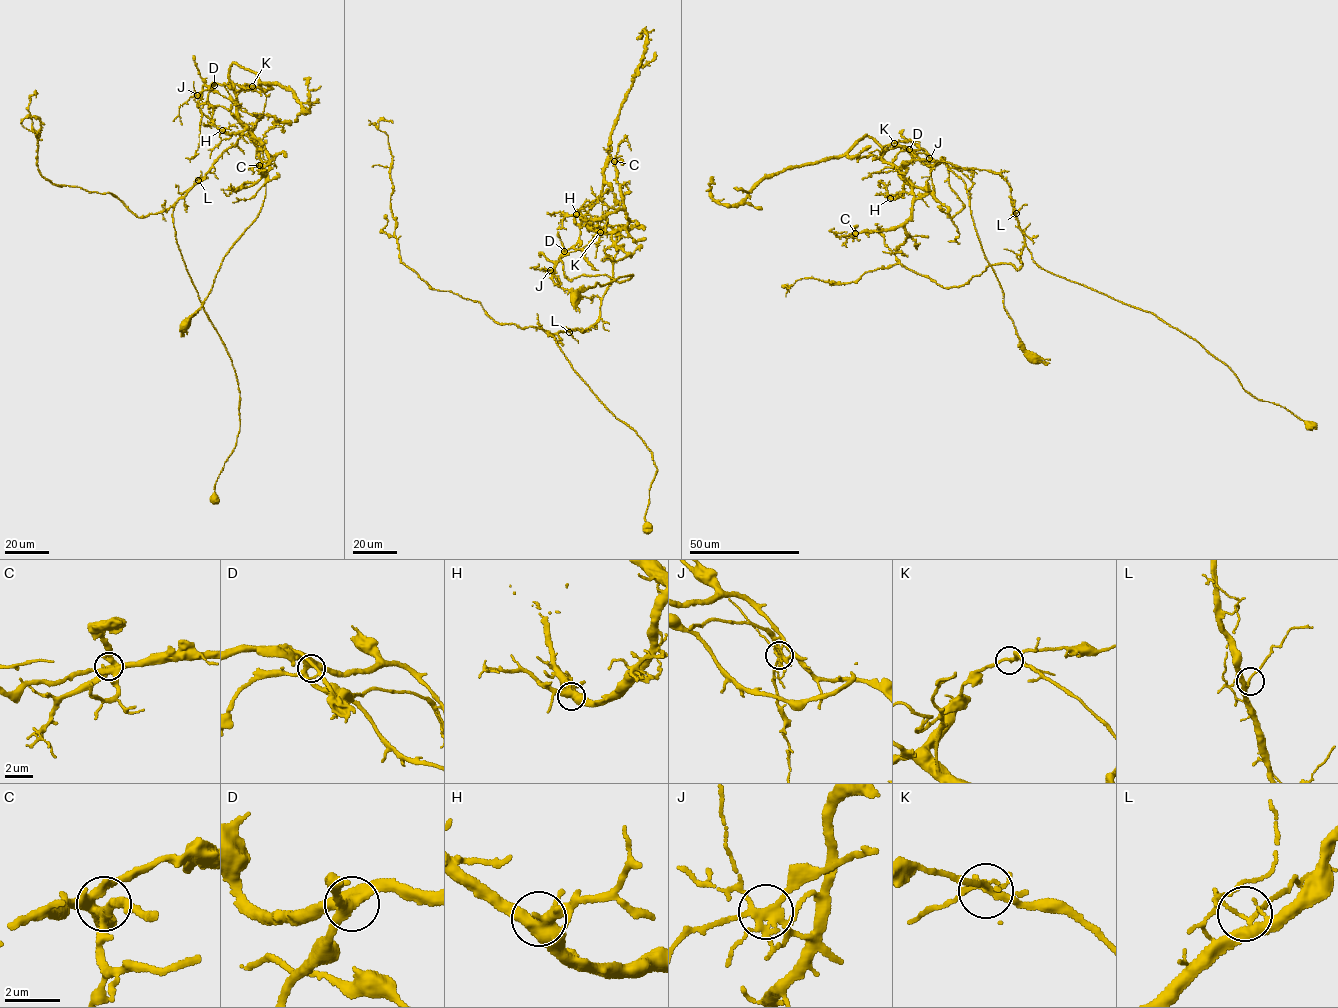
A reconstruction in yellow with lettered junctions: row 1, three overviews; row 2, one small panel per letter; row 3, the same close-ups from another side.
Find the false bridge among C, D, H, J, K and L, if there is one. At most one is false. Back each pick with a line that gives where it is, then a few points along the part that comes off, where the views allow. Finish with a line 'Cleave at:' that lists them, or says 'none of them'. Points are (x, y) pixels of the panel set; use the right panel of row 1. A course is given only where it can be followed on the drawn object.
J: (929, 158) | (929, 158), (915, 153), (898, 171), (925, 160), (1000, 174), (1041, 268), (1150, 312), (1258, 399), (1316, 428)
Cleave at: J

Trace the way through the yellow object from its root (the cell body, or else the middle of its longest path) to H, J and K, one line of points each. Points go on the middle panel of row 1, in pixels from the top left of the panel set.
H: (645, 527), (657, 470), (652, 452), (548, 336), (594, 324), (612, 275), (604, 251), (612, 235), (576, 214)
J: (645, 527), (657, 470), (652, 452), (548, 335), (583, 332), (598, 319), (617, 234), (605, 225), (550, 270)
K: (645, 527), (657, 470), (652, 452), (548, 335), (583, 332), (598, 319), (617, 252), (616, 234), (600, 232)

